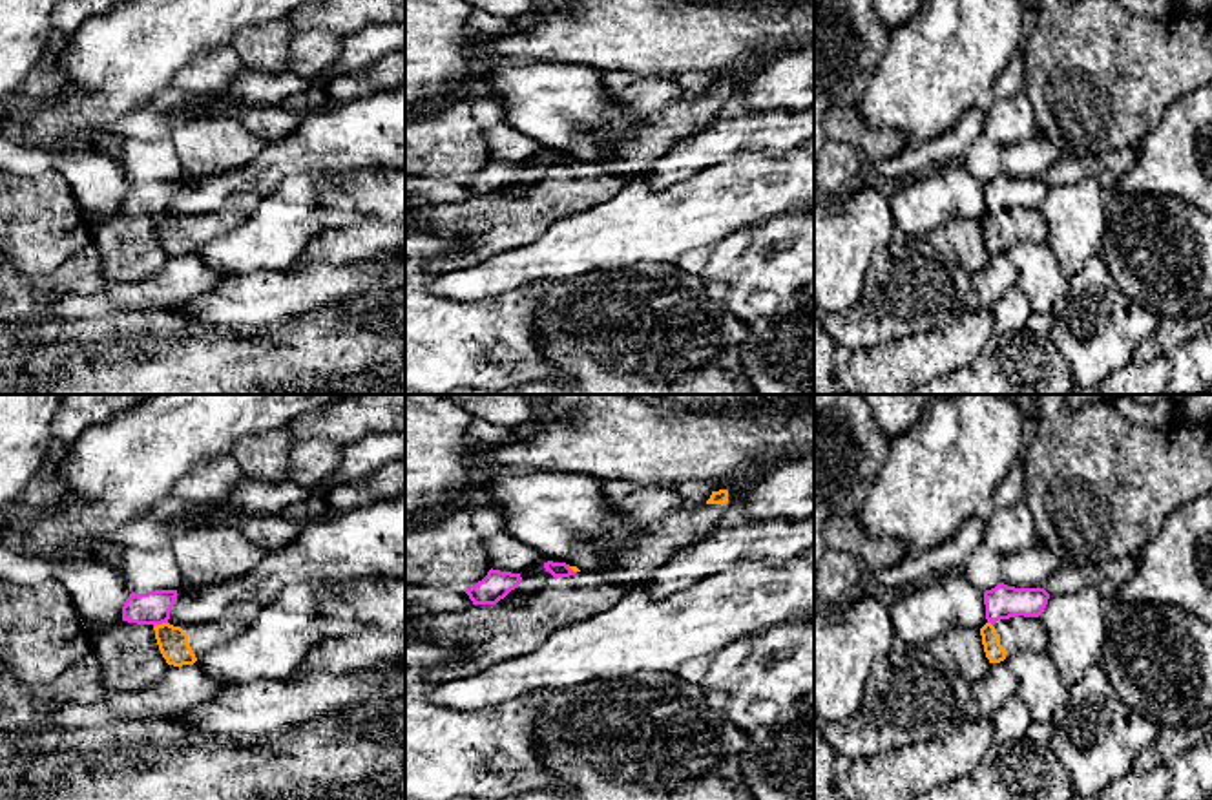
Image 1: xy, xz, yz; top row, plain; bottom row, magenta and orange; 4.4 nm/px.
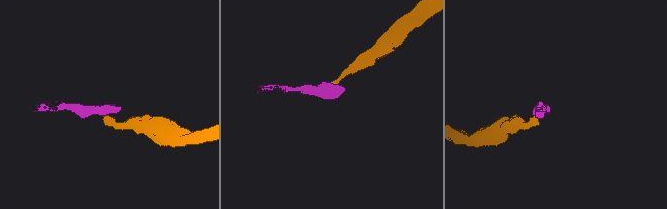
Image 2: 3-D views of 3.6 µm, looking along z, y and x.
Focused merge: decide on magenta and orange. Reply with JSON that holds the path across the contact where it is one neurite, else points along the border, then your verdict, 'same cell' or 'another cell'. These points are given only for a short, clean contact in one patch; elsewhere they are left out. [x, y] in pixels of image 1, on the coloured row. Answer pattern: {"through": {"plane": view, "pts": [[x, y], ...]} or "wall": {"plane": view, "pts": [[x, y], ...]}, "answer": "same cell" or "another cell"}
{"wall": {"plane": "xy", "pts": [[167, 621], [154, 627]]}, "answer": "another cell"}

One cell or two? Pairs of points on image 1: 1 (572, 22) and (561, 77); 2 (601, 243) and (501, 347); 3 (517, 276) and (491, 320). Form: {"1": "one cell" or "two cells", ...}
{"1": "two cells", "2": "two cells", "3": "two cells"}

